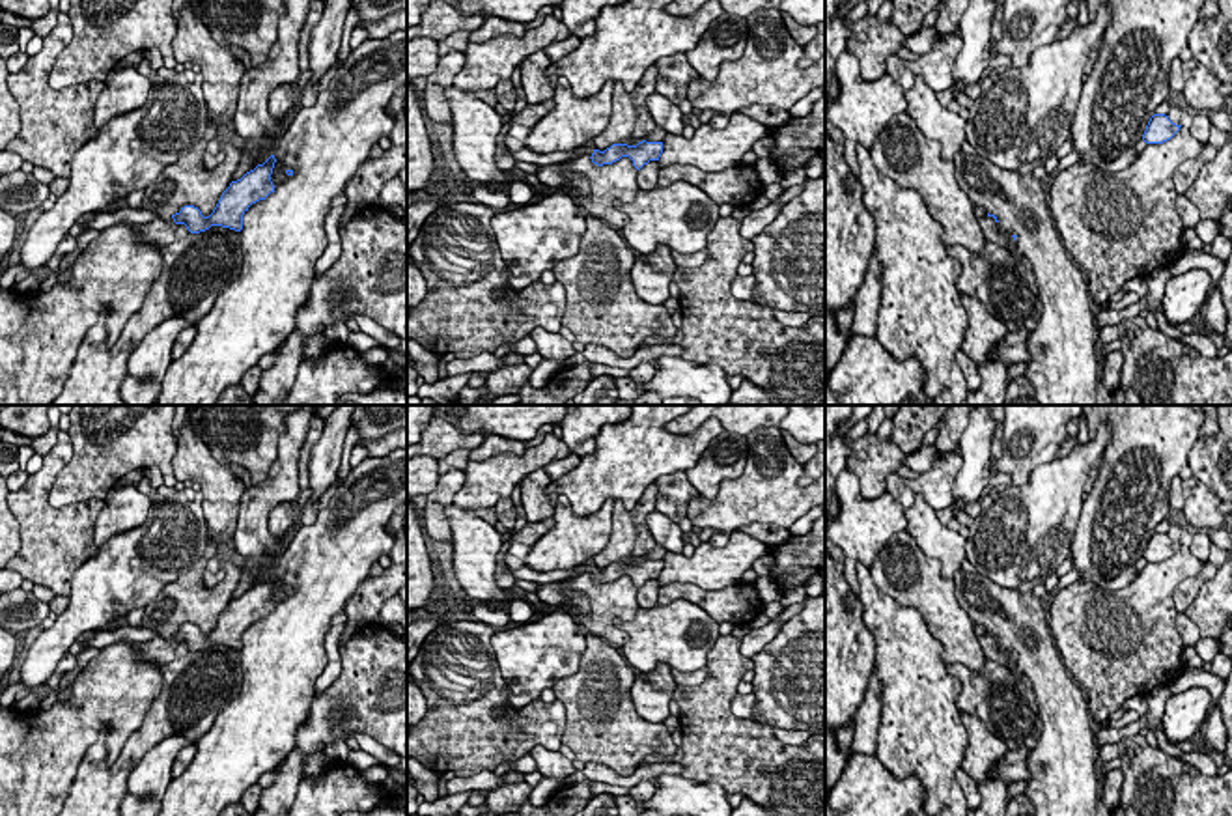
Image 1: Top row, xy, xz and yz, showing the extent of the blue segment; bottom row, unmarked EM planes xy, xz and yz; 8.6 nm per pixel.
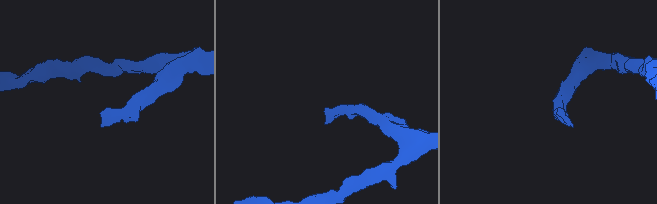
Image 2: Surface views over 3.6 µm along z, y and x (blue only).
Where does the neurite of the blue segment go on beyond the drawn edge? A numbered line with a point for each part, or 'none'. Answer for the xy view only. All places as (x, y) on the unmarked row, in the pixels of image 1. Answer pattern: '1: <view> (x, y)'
1: xy (157, 650)

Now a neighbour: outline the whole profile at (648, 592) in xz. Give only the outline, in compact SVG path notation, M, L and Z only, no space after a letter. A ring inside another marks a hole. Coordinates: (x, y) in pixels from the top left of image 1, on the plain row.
M650 579L637 592L638 607L640 609L651 609L651 607L659 605L657 596L659 596L659 581Z

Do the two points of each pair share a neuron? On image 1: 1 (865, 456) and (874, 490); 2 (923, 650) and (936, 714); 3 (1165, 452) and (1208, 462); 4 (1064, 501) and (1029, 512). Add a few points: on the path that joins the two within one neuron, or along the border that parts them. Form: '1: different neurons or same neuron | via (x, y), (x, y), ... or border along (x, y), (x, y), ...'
1: same neuron | via (872, 464), (872, 482)
2: same neuron | via (923, 665), (923, 699)
3: different neurons | border along (1201, 436), (1186, 464)
4: same neuron | via (1055, 501), (1038, 512)

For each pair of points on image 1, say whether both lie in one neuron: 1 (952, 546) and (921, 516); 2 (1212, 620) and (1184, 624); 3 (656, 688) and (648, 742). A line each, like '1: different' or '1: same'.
1: same
2: different
3: different

